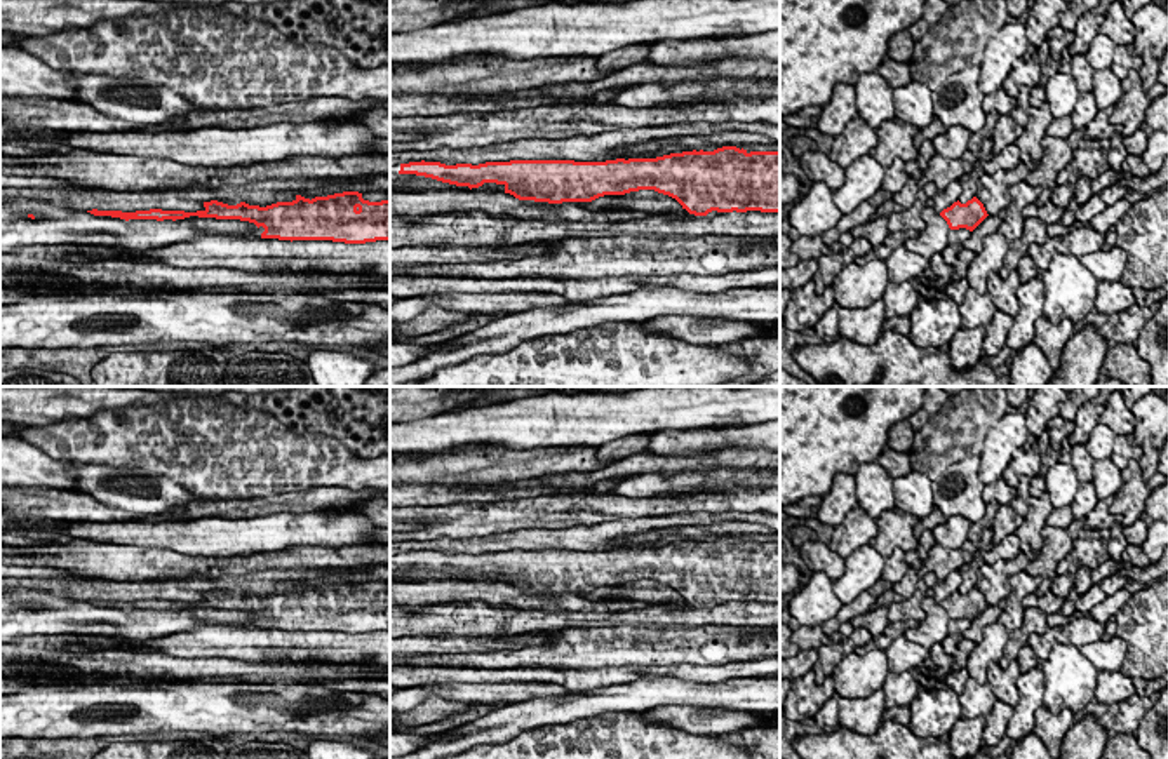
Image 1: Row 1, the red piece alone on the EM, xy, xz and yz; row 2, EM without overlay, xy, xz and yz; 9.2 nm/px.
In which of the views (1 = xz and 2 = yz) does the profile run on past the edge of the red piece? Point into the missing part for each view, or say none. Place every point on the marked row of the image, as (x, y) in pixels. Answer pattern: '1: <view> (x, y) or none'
1: xz (394, 171)
2: none

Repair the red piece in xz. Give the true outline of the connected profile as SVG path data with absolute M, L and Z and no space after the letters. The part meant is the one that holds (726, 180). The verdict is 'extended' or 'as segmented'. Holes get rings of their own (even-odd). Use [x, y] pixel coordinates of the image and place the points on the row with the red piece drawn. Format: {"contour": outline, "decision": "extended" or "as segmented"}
{"contour": "M736 146L606 162L510 160L446 165L421 160L390 167L390 181L404 183L411 178L432 178L470 190L496 183L519 200L548 204L592 202L604 195L654 190L675 198L695 216L712 211L780 212L780 151L748 153Z", "decision": "extended"}

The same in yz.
{"contour": "M973 197L966 204L959 200L954 202L950 207L943 209L940 216L947 221L950 230L966 228L973 232L989 214L983 204Z", "decision": "as segmented"}

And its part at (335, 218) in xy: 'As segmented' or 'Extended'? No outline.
As segmented

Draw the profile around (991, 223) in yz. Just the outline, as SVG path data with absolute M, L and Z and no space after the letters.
M987 216L970 235L968 240L963 242L964 249L973 251L975 254L982 252L982 240L996 233L1003 219L999 216Z

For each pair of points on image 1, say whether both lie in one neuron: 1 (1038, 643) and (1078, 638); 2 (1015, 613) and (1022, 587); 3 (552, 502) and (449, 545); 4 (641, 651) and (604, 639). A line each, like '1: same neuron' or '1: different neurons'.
1: same neuron
2: same neuron
3: different neurons
4: same neuron

